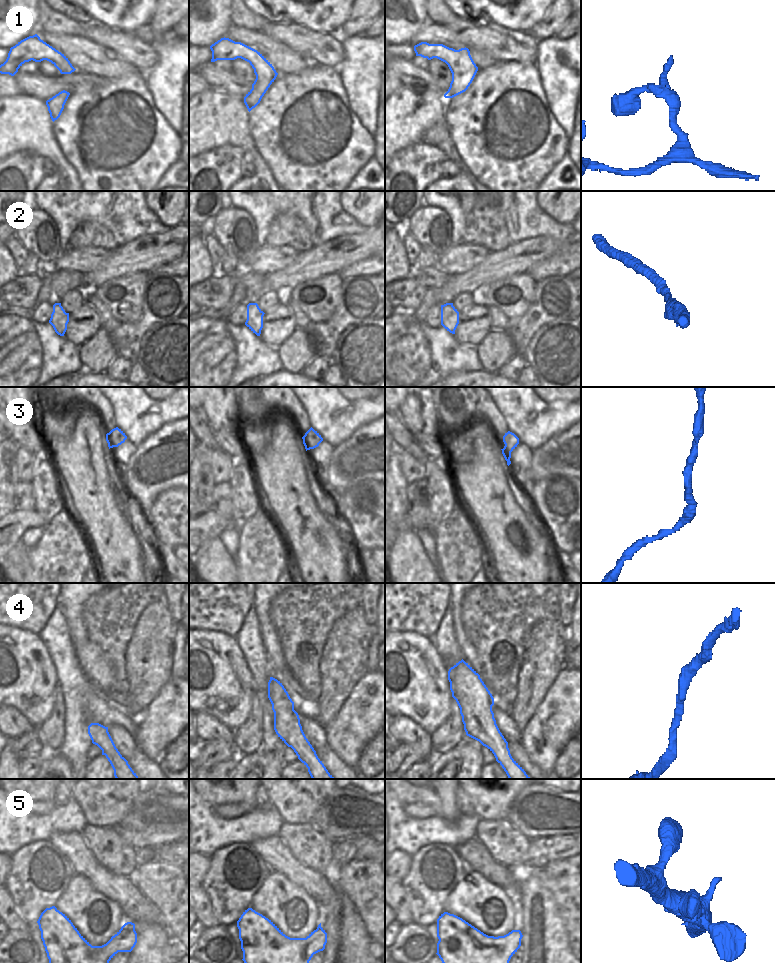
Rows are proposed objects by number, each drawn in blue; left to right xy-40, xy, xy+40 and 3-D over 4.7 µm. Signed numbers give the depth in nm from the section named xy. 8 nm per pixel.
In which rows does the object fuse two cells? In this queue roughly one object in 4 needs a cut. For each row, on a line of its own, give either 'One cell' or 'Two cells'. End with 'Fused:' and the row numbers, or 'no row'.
1: One cell
2: One cell
3: One cell
4: One cell
5: One cell
Fused: no row.

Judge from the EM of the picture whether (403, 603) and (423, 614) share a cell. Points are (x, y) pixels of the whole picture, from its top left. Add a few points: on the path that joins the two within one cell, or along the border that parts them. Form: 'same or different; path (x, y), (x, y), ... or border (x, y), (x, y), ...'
same; path (408, 605), (414, 605), (418, 609)

